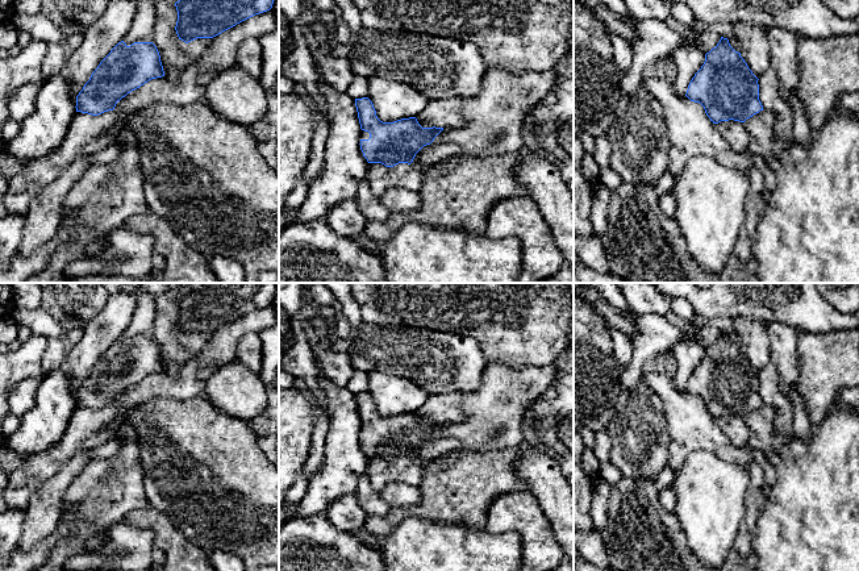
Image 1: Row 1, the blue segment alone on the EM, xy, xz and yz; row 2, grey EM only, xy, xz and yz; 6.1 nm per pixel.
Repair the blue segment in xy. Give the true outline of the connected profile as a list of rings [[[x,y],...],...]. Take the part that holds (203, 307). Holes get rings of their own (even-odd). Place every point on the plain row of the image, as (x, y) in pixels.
[[[185,283],[185,291],[175,297],[176,329],[185,338],[213,333],[270,305],[276,288],[276,283]]]

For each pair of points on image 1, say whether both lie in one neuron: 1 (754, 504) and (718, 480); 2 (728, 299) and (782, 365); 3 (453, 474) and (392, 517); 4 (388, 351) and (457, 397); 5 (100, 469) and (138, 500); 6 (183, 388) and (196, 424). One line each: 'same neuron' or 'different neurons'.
1: different neurons
2: different neurons
3: same neuron
4: different neurons
5: same neuron
6: different neurons

